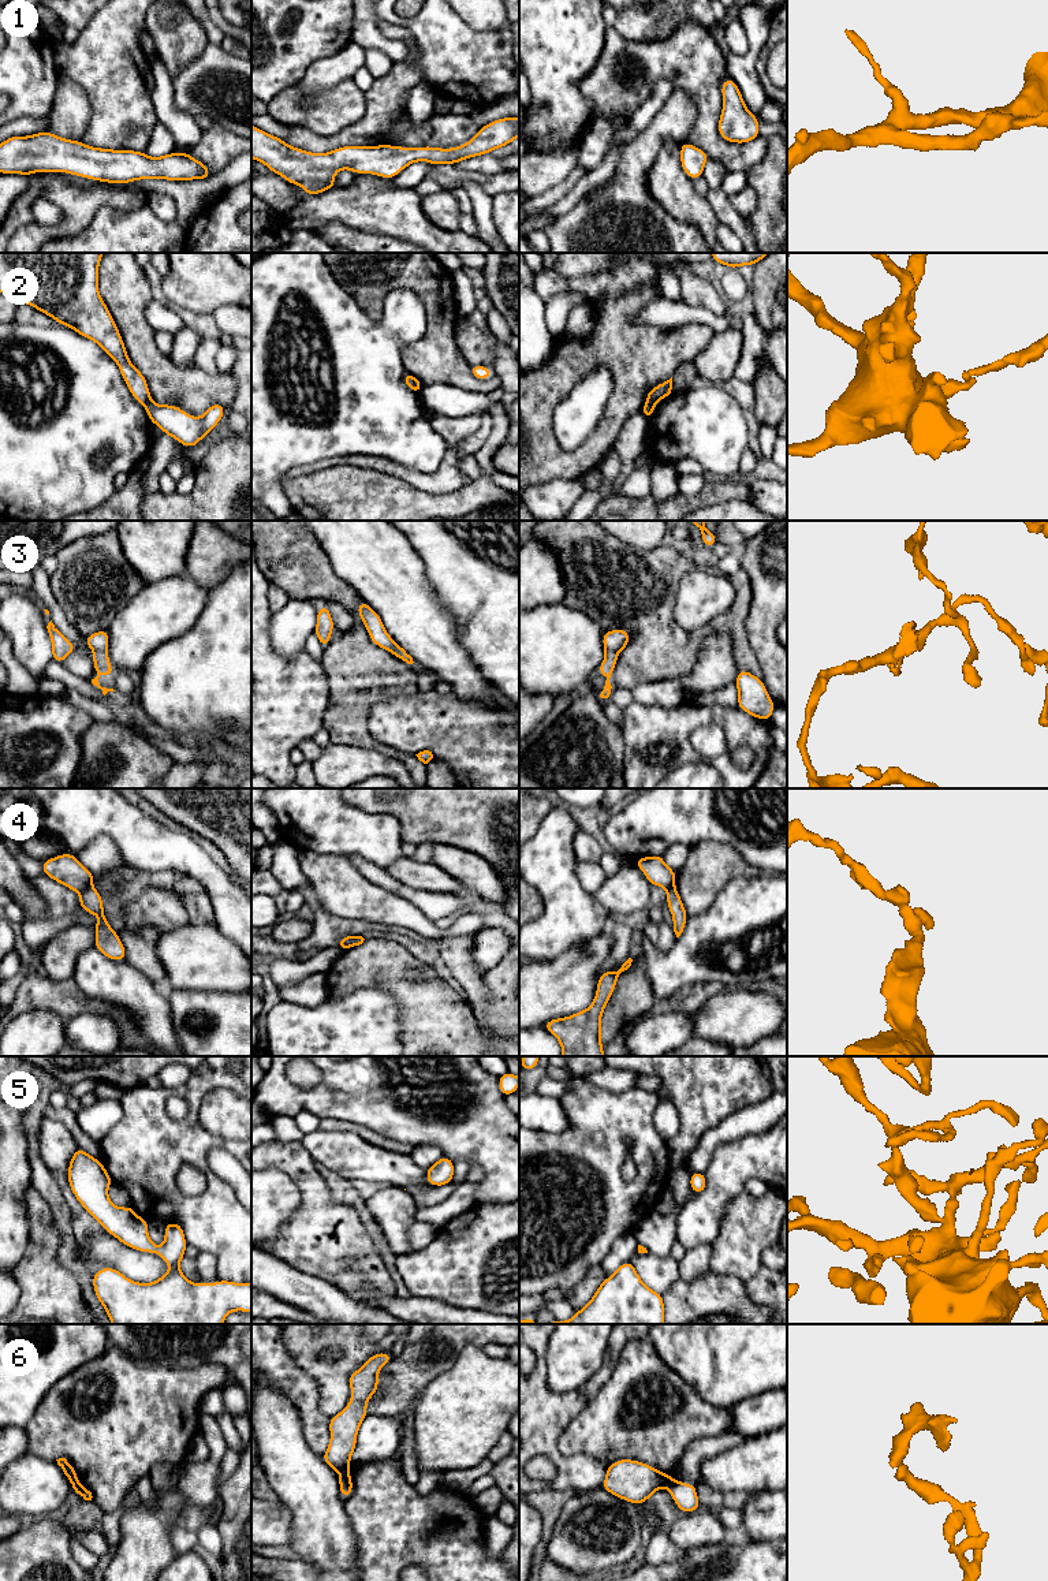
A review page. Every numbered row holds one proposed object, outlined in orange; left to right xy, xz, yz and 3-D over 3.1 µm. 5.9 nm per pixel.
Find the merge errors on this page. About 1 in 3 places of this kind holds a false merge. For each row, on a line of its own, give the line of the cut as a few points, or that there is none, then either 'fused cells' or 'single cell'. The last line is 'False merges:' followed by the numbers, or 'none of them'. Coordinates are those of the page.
1: no cut | single cell
2: yz (646, 399), (655, 405) | fused cells
3: no cut | single cell
4: xz (354, 936), (343, 949) | fused cells
5: no cut | single cell
6: xz (347, 1472), (340, 1475) | fused cells
False merges: 2, 4, 6

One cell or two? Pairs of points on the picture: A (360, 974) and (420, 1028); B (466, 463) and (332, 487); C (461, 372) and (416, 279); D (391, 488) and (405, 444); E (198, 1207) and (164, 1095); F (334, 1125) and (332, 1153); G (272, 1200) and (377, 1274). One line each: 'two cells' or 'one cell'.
A: one cell
B: two cells
C: one cell
D: two cells
E: one cell
F: two cells
G: two cells

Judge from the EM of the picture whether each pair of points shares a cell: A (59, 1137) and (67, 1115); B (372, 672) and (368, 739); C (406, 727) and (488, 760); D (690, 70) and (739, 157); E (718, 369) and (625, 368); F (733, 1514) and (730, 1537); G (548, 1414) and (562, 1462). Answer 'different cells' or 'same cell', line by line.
A: different cells
B: same cell
C: same cell
D: same cell
E: different cells
F: same cell
G: same cell

